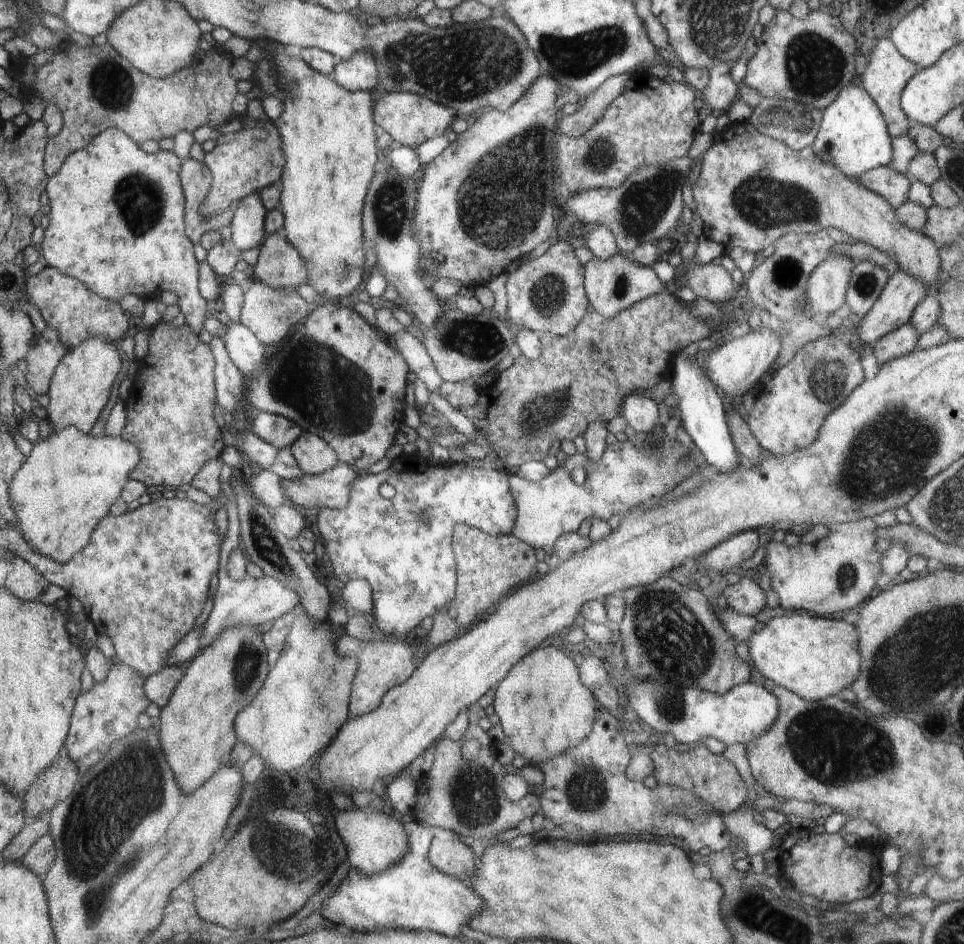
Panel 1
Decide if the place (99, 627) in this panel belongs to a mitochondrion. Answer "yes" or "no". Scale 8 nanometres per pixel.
no

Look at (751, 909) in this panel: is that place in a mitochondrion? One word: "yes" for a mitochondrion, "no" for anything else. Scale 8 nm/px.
yes

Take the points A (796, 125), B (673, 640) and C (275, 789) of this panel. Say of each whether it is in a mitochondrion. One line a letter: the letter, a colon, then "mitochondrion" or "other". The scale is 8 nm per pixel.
A: mitochondrion
B: mitochondrion
C: other

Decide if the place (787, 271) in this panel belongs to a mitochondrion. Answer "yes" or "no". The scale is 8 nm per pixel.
yes

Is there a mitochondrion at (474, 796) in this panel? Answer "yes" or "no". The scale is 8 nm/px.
yes

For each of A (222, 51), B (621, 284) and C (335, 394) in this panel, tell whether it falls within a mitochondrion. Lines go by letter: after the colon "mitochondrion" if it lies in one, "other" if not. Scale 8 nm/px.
A: other
B: mitochondrion
C: mitochondrion

